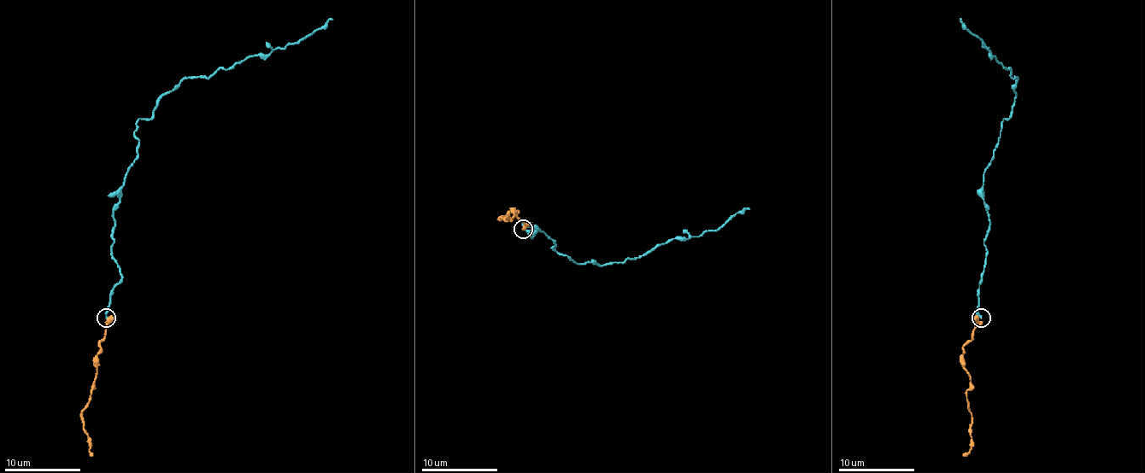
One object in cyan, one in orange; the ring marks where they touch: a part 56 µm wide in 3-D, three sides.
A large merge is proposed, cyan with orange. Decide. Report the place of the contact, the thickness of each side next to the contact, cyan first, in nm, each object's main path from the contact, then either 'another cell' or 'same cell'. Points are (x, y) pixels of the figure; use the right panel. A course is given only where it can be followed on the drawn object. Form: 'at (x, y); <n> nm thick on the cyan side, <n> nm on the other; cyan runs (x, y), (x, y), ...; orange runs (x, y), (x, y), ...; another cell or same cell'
at (981, 318); 240 nm thick on the cyan side, 240 nm on the other; cyan runs (982, 318), (977, 293), (989, 228), (983, 172), (1001, 122), (1012, 114), (1018, 78), (960, 19); orange runs (982, 318), (974, 335), (962, 348), (962, 367), (970, 379), (966, 400), (971, 415), (971, 446), (962, 455); same cell

